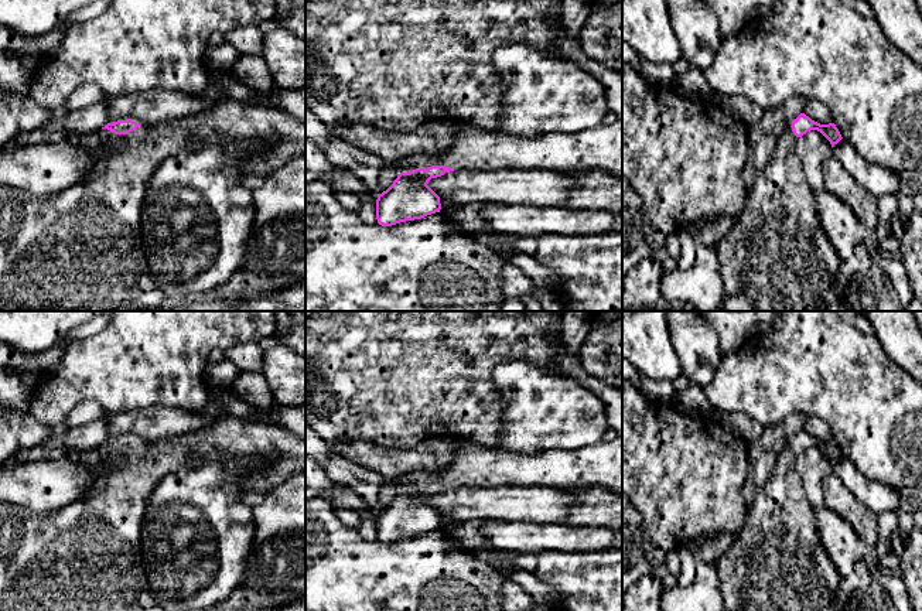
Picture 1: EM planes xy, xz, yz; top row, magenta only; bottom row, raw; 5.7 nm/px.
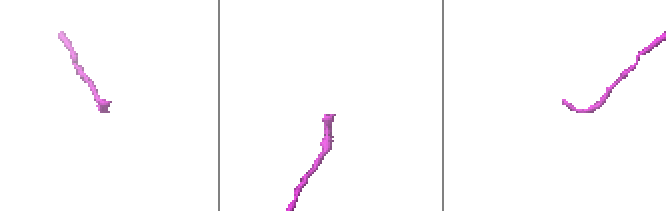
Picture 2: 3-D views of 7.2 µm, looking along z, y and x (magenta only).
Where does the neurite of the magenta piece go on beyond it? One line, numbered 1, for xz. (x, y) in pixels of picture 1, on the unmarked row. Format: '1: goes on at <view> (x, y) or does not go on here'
1: goes on at xz (600, 466)

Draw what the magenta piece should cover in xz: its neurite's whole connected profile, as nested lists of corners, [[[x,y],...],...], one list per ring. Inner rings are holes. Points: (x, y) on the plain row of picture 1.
[[[622,436],[612,441],[600,441],[577,450],[547,450],[536,455],[515,454],[502,448],[489,448],[472,441],[460,441],[447,468],[438,471],[410,471],[406,489],[378,511],[376,536],[382,543],[421,536],[440,529],[440,513],[427,502],[431,495],[454,487],[547,487],[559,489],[602,488],[622,495]]]

